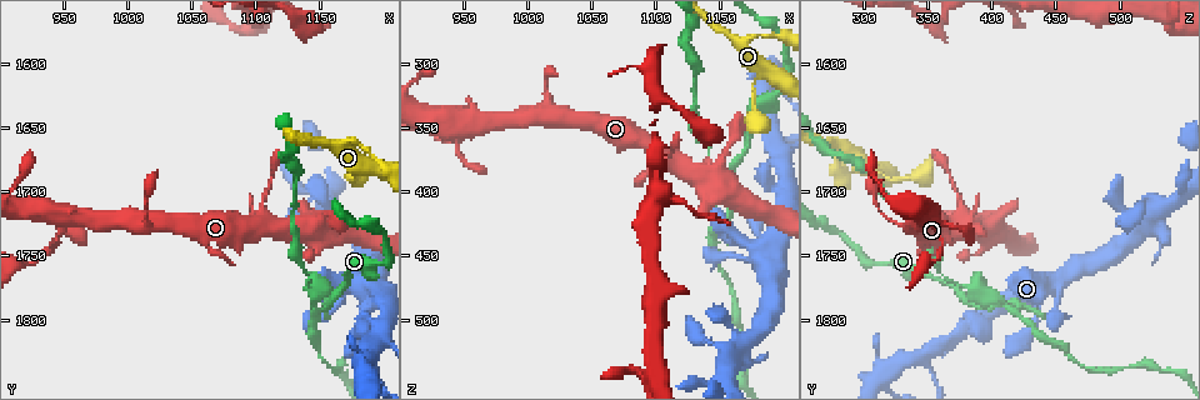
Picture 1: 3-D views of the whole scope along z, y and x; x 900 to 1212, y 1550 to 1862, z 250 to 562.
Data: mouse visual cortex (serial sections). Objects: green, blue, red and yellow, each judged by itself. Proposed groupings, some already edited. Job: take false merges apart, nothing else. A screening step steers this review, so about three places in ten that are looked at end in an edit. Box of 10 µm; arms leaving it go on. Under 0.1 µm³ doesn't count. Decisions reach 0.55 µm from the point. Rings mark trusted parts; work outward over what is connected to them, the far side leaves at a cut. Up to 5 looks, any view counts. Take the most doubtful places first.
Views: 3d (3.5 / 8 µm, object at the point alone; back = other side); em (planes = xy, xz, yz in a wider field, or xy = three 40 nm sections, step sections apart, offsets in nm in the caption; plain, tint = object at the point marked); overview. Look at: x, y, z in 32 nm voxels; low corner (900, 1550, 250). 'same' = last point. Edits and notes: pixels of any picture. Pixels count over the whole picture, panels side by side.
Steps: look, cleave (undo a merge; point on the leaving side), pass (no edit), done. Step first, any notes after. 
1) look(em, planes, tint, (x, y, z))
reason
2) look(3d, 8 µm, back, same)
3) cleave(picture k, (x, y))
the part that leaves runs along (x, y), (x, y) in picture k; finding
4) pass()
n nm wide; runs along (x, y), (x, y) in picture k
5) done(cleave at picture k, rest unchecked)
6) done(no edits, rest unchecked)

look(3d, 3.5 µm, (1150, 1784, 404))
arms part here

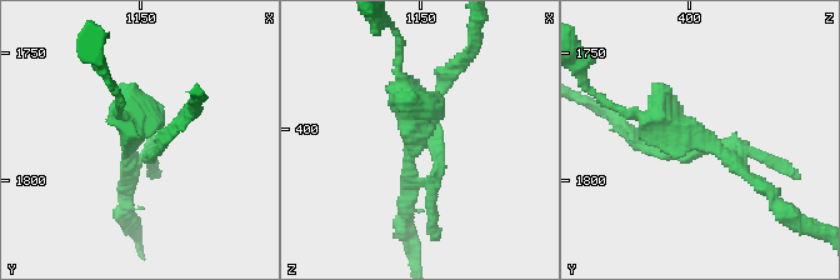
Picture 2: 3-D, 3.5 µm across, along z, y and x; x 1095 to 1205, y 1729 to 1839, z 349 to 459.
look(em, xy, step 2, tint, (1150, 1783, 405))

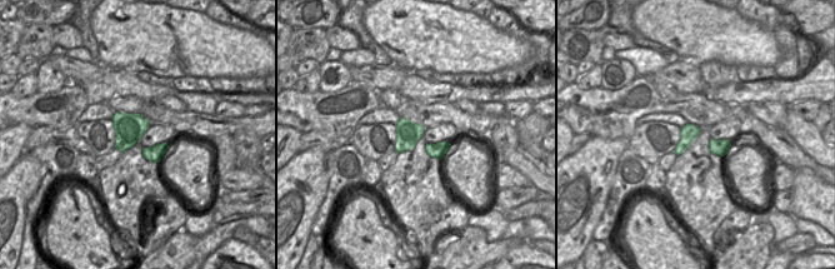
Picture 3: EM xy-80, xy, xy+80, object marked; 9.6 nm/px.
cleave(picture 2, (669, 143))
240 nm wide; the part that leaves runs along (704, 141), (601, 99) in picture 2; two cells meet here

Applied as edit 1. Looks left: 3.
look(3d, 3.5 µm, (1190, 1828, 348))
side arm on a straight run

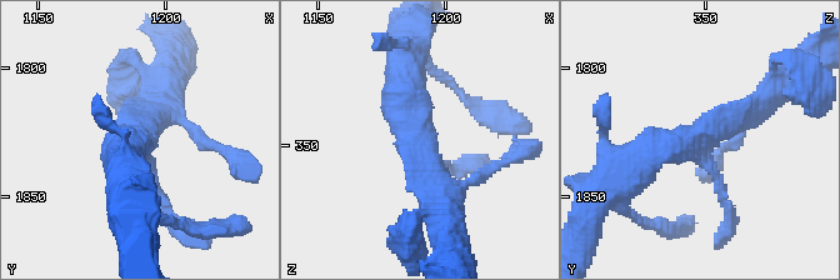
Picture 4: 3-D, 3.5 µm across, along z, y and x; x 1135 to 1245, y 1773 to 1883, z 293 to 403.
look(em, xy, step 2, tint, (1190, 1829, 347))
3 arms; arms of 100, 350, 450 nm

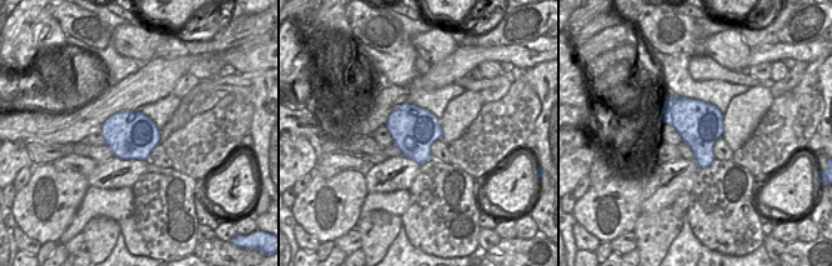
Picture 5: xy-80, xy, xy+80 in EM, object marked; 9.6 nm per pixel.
pass()
runs along (760, 105), (626, 168) in picture 4; all the same cell

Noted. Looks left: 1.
done(cleave at picture 2, rest unchecked)

